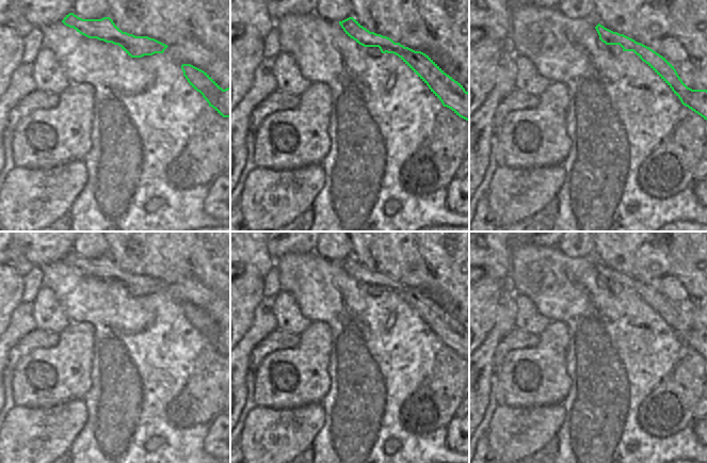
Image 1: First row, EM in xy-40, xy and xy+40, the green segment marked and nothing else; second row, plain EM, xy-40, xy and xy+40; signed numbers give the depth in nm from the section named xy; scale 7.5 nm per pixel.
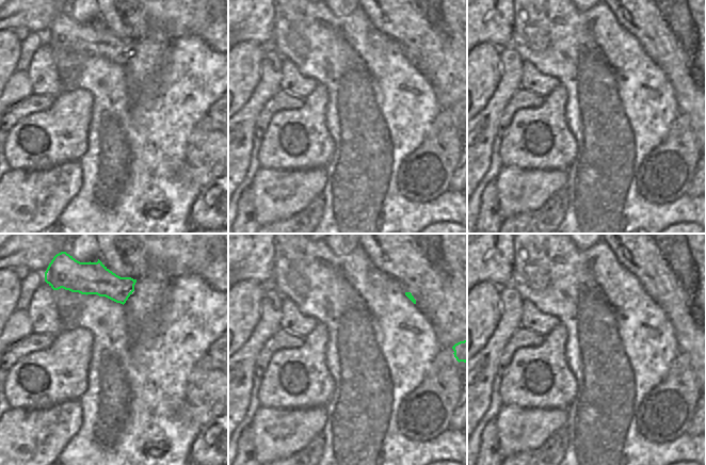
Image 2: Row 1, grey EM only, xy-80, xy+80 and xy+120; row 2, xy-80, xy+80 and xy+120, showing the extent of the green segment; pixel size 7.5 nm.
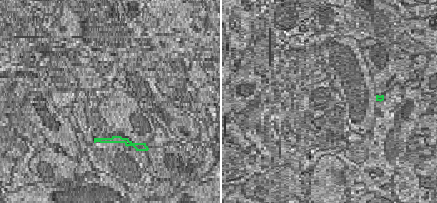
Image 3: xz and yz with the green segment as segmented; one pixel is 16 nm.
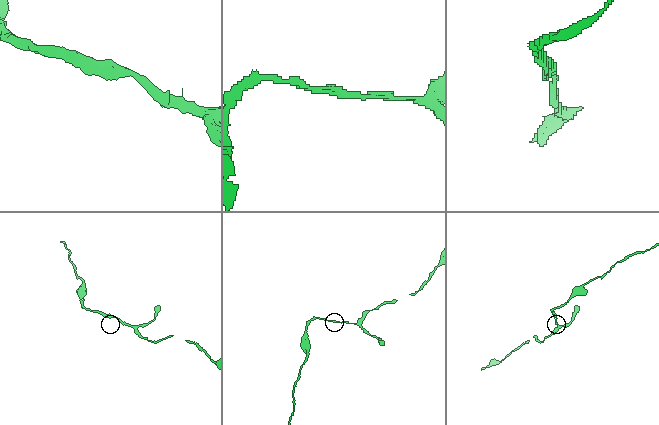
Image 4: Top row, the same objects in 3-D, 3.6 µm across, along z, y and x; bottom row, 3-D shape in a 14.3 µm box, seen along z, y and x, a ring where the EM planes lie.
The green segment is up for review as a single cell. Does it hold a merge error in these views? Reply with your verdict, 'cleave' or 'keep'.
keep

